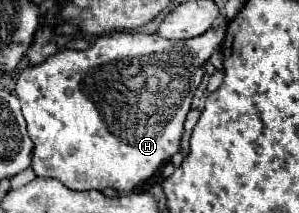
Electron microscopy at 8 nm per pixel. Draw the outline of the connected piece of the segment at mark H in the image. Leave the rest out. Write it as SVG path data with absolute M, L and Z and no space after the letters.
M223 18L217 26L213 26L211 30L207 30L201 36L189 38L189 40L165 40L159 38L155 34L129 34L129 32L113 32L109 36L101 36L95 44L91 44L87 50L83 52L75 52L75 50L63 50L61 54L53 54L49 56L43 64L27 68L17 82L17 96L21 100L21 108L23 108L23 116L27 120L27 130L29 136L33 138L33 170L37 176L45 176L45 178L57 178L59 182L63 182L65 186L69 186L71 190L105 190L105 188L115 188L117 192L129 192L135 186L143 184L145 180L149 180L153 176L153 172L167 162L173 154L179 152L179 144L183 138L183 122L185 116L189 112L193 94L197 90L197 84L201 84L201 78L205 74L203 64L207 62L207 58L211 58L211 54L215 50L221 48L225 36L227 36L227 26L229 20Z

